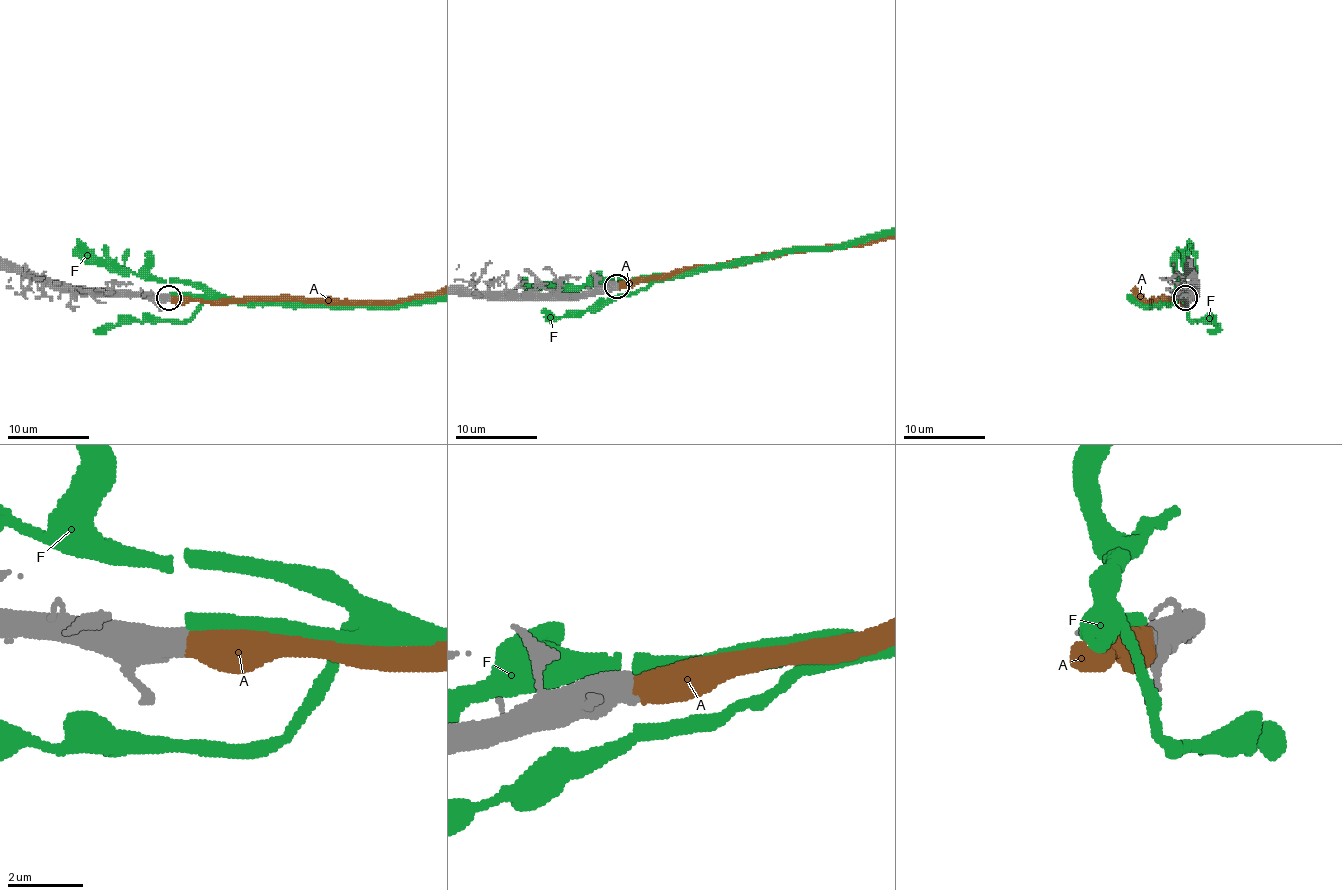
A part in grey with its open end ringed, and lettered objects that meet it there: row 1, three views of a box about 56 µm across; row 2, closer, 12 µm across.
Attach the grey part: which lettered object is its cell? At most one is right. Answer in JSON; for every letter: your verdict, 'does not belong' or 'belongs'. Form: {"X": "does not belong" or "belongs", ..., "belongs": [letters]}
{"A": "belongs", "F": "does not belong", "belongs": ["A"]}

